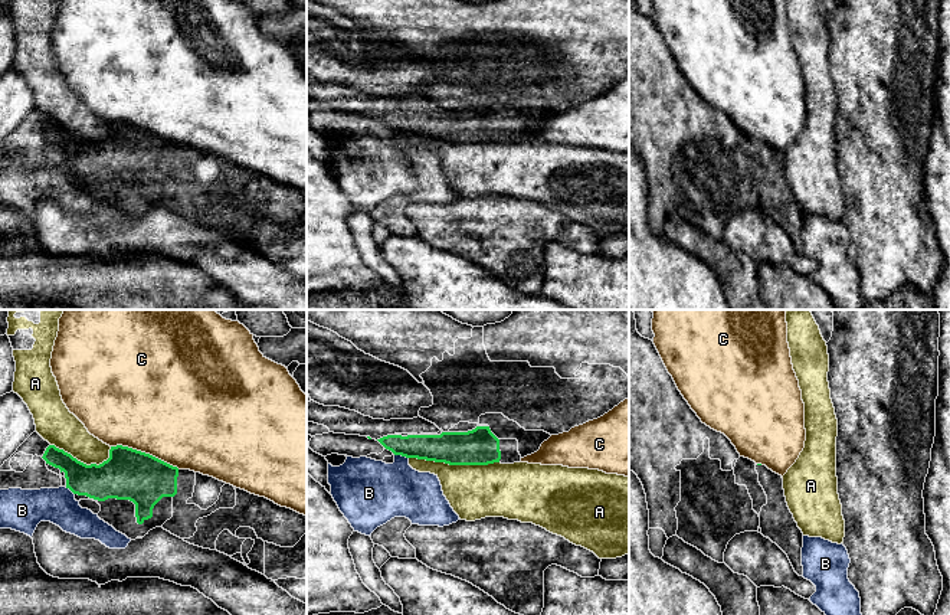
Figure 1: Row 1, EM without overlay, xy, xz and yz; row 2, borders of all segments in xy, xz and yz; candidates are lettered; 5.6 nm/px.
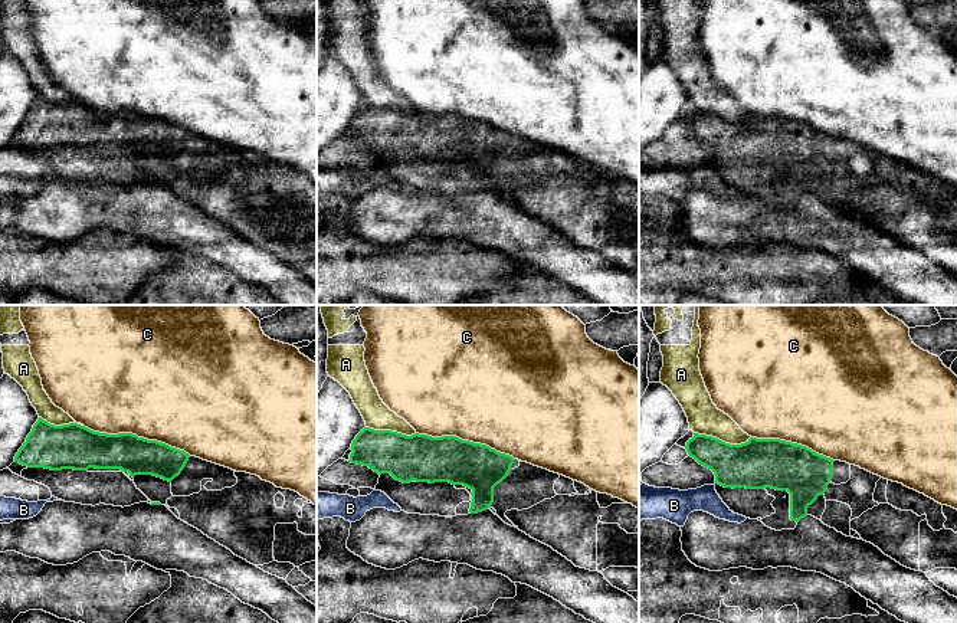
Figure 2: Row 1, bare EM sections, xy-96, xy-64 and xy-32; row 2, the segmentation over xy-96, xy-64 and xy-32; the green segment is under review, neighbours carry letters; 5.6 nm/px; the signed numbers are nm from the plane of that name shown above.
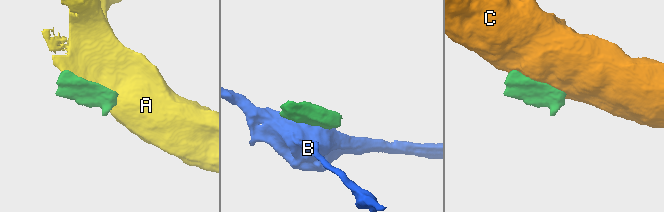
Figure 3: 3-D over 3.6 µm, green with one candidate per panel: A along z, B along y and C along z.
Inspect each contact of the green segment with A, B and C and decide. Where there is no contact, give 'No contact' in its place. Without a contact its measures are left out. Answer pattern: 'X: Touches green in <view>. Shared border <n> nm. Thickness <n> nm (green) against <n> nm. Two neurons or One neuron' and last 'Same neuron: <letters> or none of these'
A: Touches green in xz. Shared border 500 nm. Thickness 200 nm (green) against 300 nm. Two neurons
B: Touches green in xz. Shared border 80 nm. Thickness 160 nm (green) against 340 nm. Two neurons
C: Touches green in xy. Shared border 400 nm. Thickness 280 nm (green) against 500 nm. Two neurons
Same neuron: none of these

